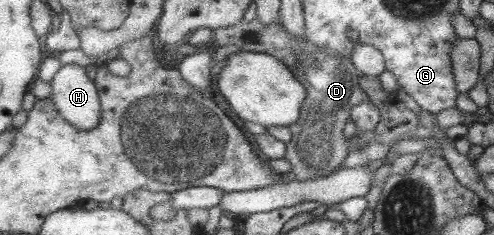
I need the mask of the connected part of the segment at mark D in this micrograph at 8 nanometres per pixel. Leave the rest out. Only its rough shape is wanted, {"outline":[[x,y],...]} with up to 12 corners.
{"outline":[[259,16],[214,42],[285,61],[312,91],[290,125],[293,179],[349,155],[343,128],[368,99],[349,58]]}

